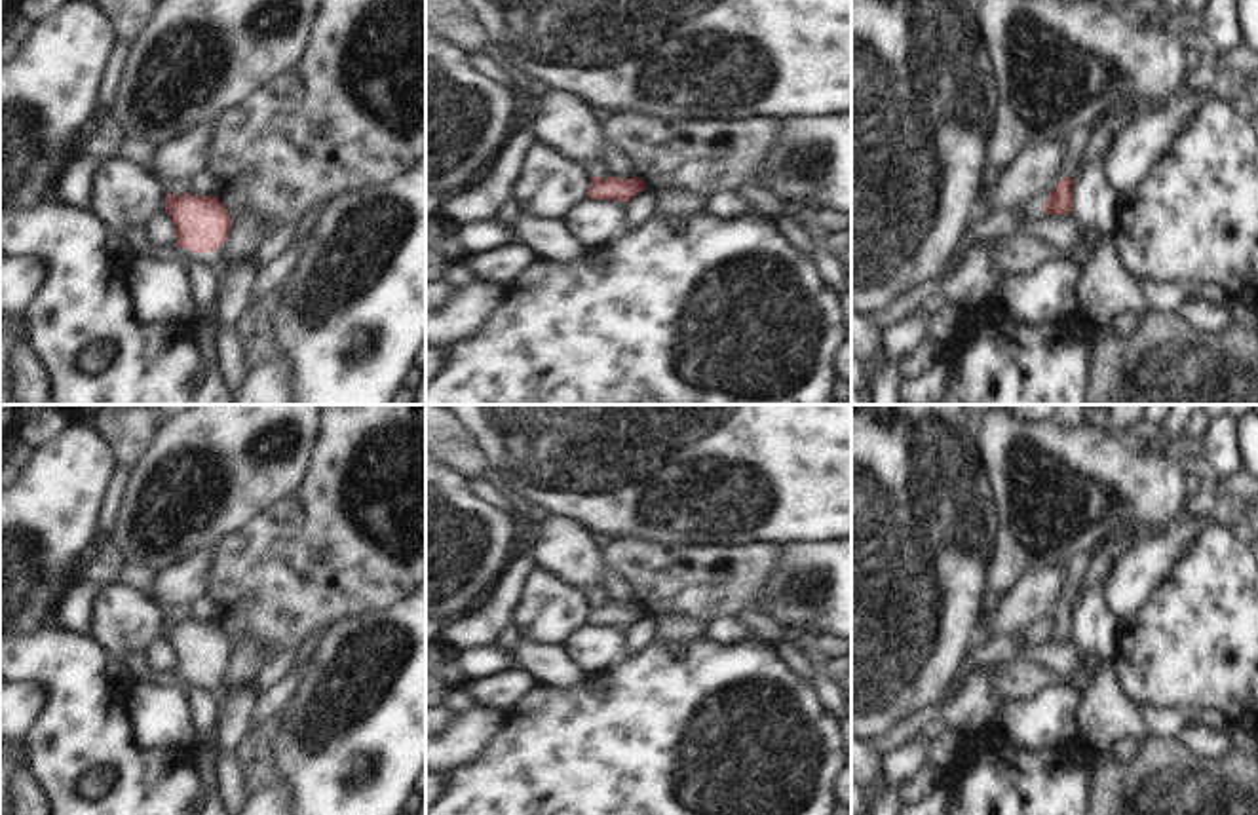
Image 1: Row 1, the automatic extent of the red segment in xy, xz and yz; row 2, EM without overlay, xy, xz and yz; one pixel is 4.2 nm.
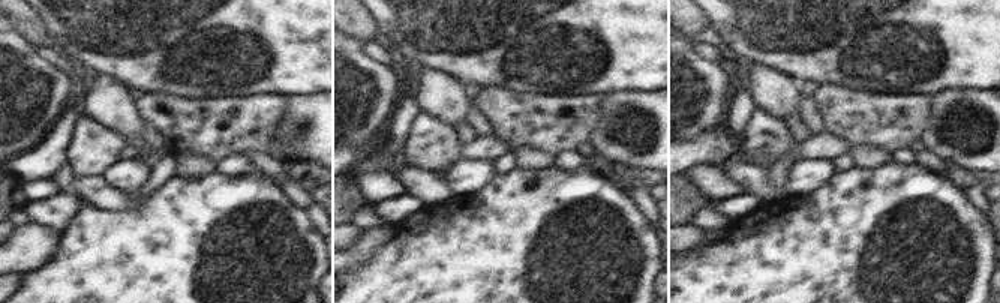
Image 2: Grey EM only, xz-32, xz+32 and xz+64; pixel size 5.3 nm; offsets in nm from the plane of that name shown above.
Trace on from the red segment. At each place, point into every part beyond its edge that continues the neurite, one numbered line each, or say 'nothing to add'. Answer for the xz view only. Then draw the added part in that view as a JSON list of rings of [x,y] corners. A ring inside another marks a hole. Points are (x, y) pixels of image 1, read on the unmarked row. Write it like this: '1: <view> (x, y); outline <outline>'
nothing to add

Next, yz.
1: yz (1078, 567); outline [[[1096,543],[1095,547],[1077,553],[1066,566],[1066,579],[1064,579],[1064,587],[1060,593],[1060,604],[1064,602],[1072,602],[1077,585],[1085,579],[1089,566],[1093,564],[1093,560],[1098,557],[1100,553],[1100,545]]]

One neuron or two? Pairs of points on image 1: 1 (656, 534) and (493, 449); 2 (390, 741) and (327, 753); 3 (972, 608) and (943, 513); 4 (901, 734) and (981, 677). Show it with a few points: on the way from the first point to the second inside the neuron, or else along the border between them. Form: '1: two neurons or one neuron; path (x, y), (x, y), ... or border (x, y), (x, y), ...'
1: one neuron; path (616, 494), (571, 449), (533, 449)
2: one neuron; path (375, 741), (350, 741), (343, 745)
3: one neuron; path (949, 586), (943, 580), (943, 536)
4: one neuron; path (924, 719), (953, 715), (968, 700)

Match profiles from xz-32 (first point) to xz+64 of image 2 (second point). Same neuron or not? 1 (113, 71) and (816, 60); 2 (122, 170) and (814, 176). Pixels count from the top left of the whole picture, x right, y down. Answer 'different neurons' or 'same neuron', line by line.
1: same neuron
2: same neuron

